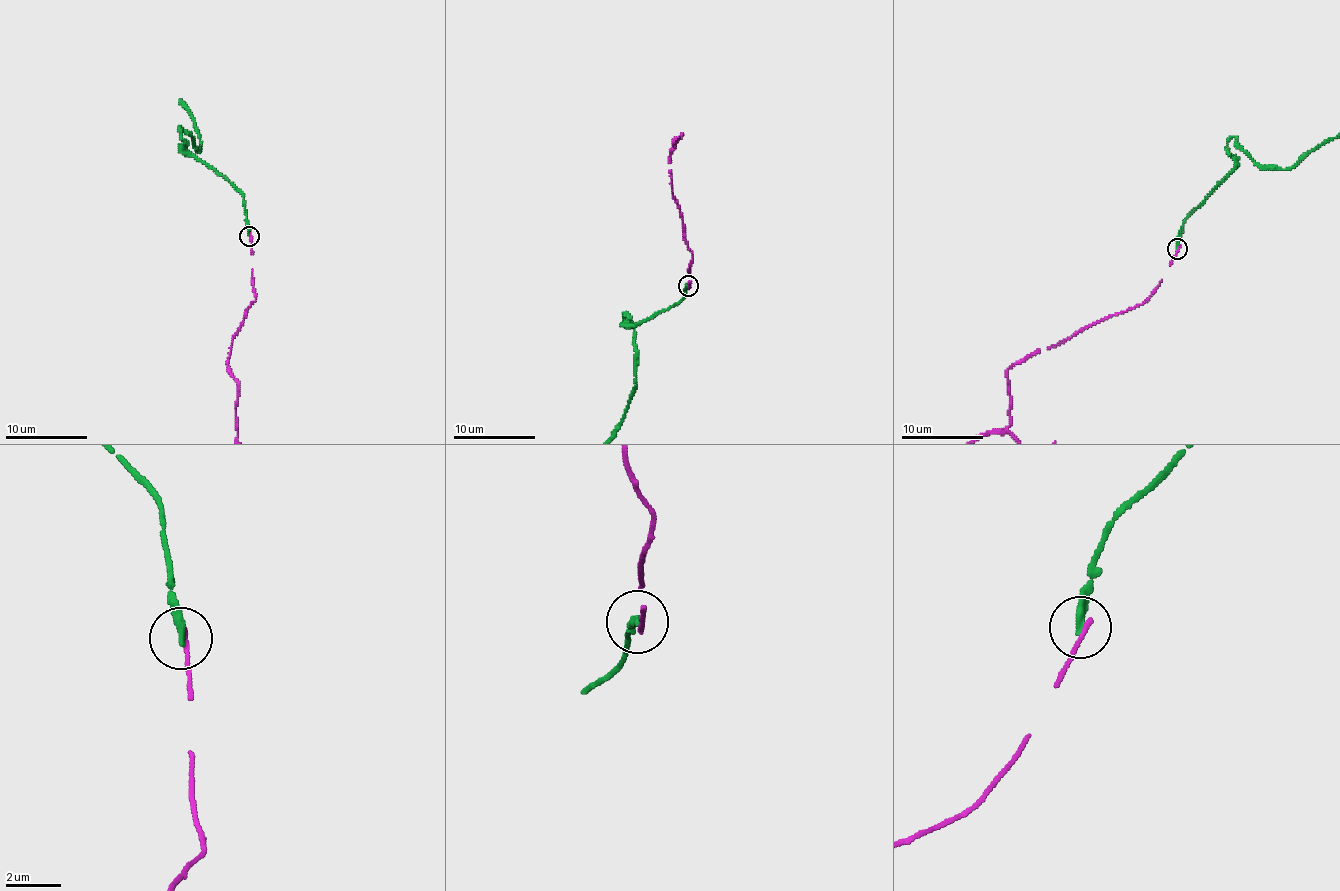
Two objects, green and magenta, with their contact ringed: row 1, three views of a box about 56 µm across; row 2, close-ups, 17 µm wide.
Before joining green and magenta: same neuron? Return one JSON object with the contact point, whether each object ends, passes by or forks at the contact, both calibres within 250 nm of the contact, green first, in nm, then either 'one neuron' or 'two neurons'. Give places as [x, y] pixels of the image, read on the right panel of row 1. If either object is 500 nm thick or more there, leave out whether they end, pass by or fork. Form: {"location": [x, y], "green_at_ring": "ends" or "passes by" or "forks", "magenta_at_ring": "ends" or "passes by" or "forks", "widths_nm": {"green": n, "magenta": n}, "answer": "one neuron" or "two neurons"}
{"location": [1177, 248], "green_at_ring": "ends", "magenta_at_ring": "ends", "widths_nm": {"green": 300, "magenta": 170}, "answer": "two neurons"}

